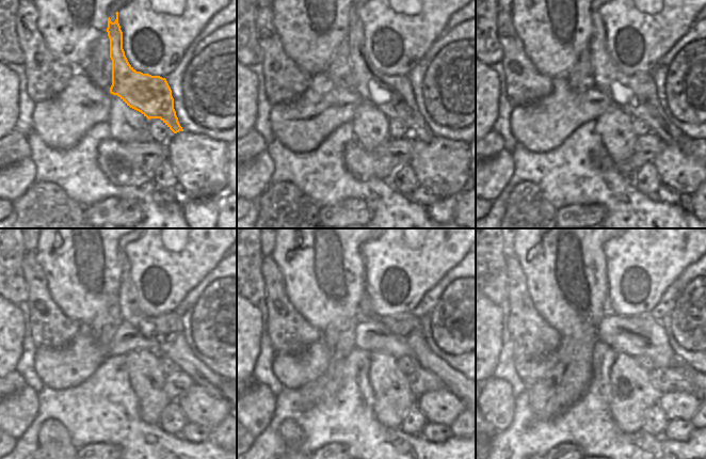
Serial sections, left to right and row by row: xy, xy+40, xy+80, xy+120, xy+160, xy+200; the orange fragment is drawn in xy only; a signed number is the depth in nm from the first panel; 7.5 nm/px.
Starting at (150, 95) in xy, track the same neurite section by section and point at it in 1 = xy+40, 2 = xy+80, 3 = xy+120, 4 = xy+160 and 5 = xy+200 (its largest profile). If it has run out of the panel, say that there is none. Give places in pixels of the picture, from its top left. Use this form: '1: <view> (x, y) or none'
1: xy+40 (392, 95)
2: xy+80 (636, 95)
3: xy+120 (166, 329)
4: xy+160 (406, 325)
5: xy+200 (692, 375)

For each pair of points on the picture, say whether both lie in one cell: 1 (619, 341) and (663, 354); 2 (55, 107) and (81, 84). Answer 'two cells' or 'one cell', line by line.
1: one cell
2: one cell

